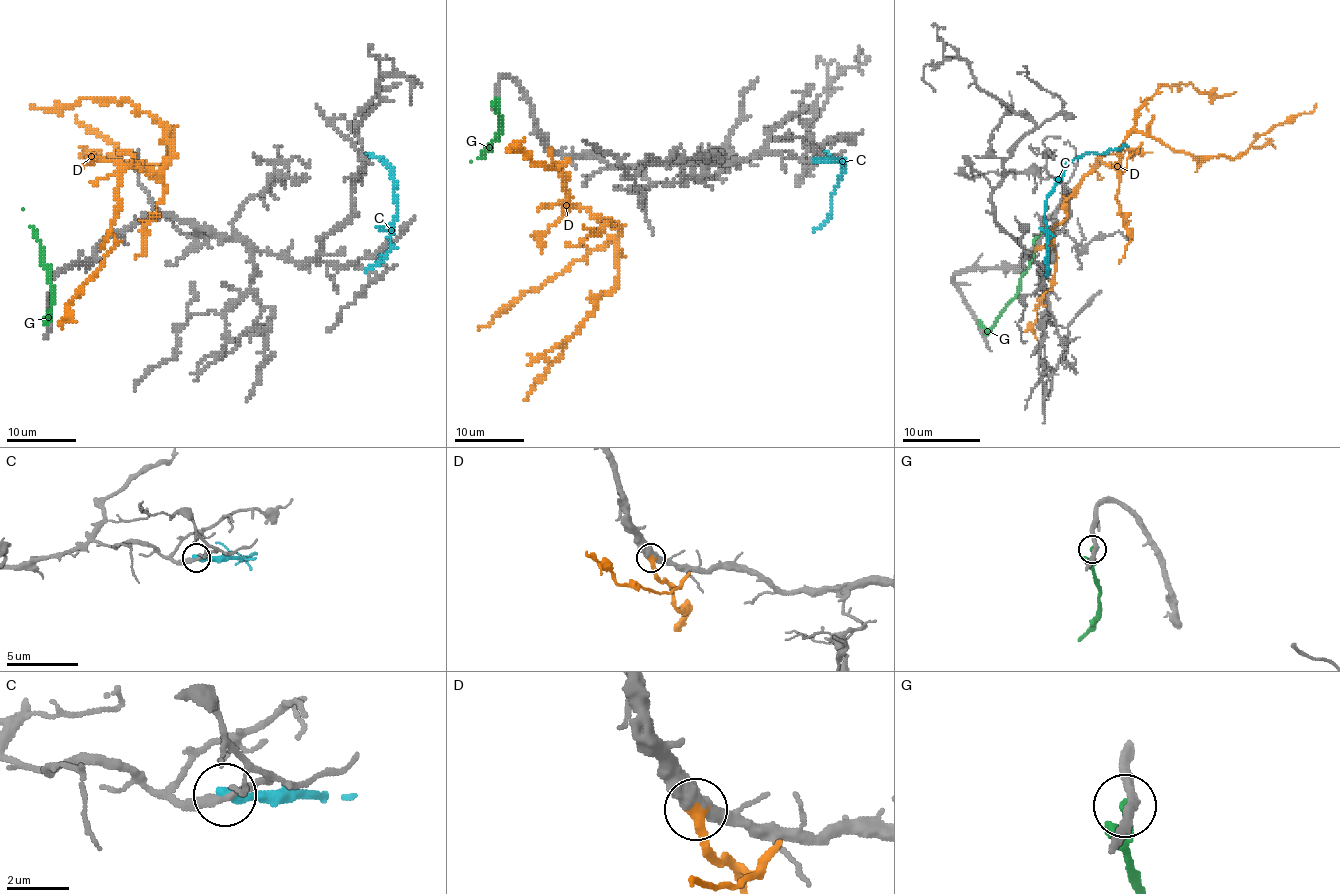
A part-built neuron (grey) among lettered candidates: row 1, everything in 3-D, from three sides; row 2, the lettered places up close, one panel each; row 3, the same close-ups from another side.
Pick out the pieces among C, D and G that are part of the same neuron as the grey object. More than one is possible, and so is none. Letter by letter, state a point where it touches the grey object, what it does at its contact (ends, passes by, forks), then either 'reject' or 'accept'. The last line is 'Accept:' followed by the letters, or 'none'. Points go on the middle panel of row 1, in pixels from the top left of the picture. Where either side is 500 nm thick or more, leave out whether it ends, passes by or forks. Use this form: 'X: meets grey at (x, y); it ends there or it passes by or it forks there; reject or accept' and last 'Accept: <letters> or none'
C: meets grey at (815, 159); it ends there; reject
D: meets grey at (549, 151); accept
G: meets grey at (497, 99); it ends there; reject
Accept: D

